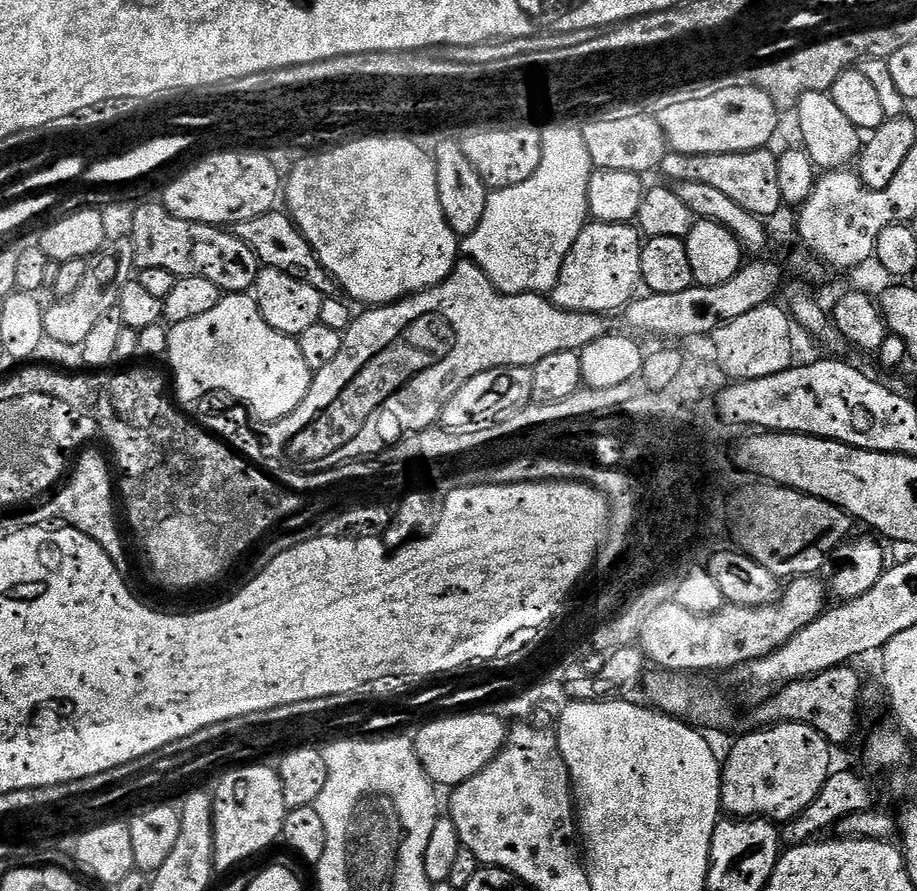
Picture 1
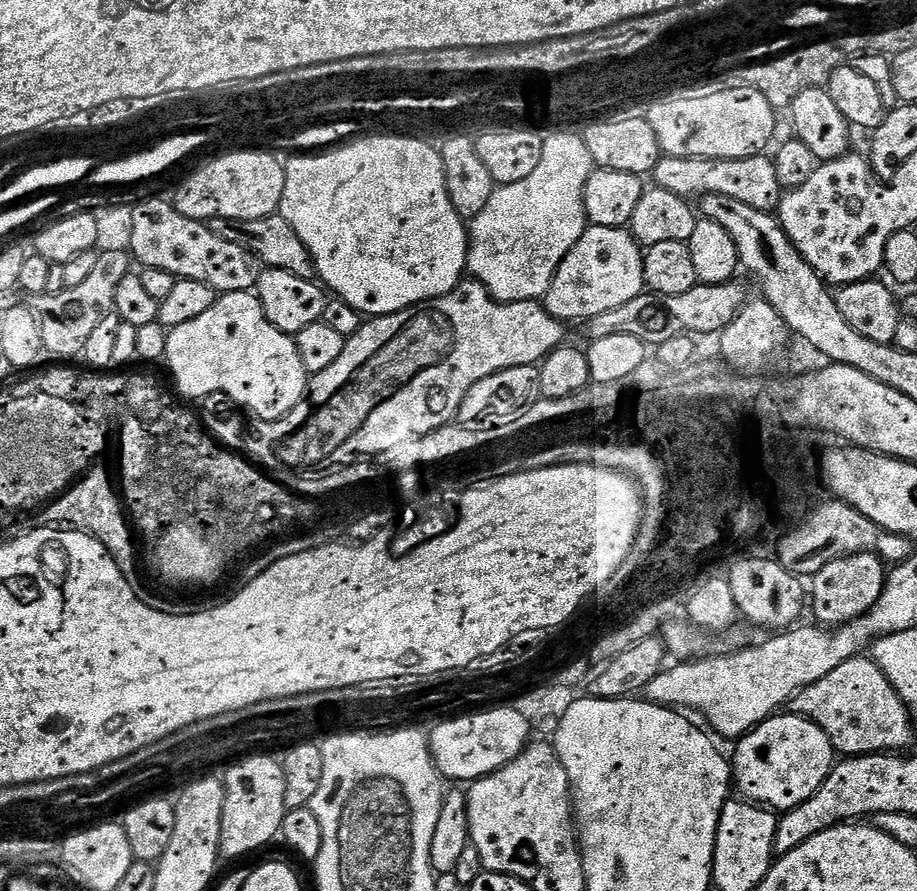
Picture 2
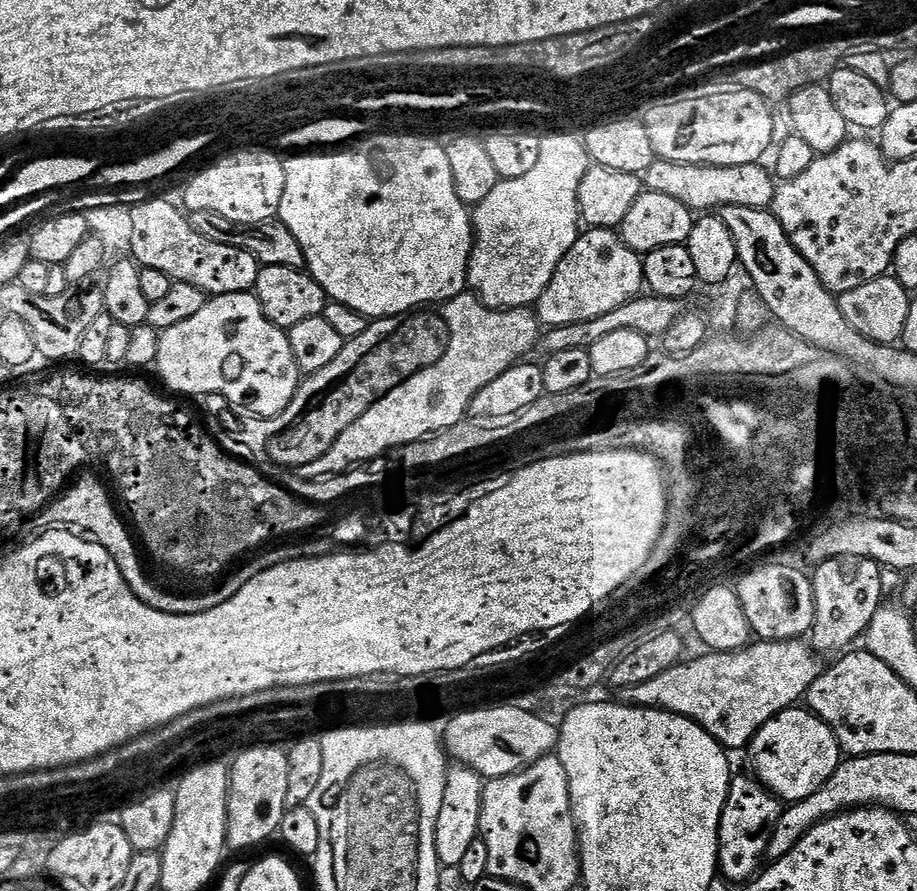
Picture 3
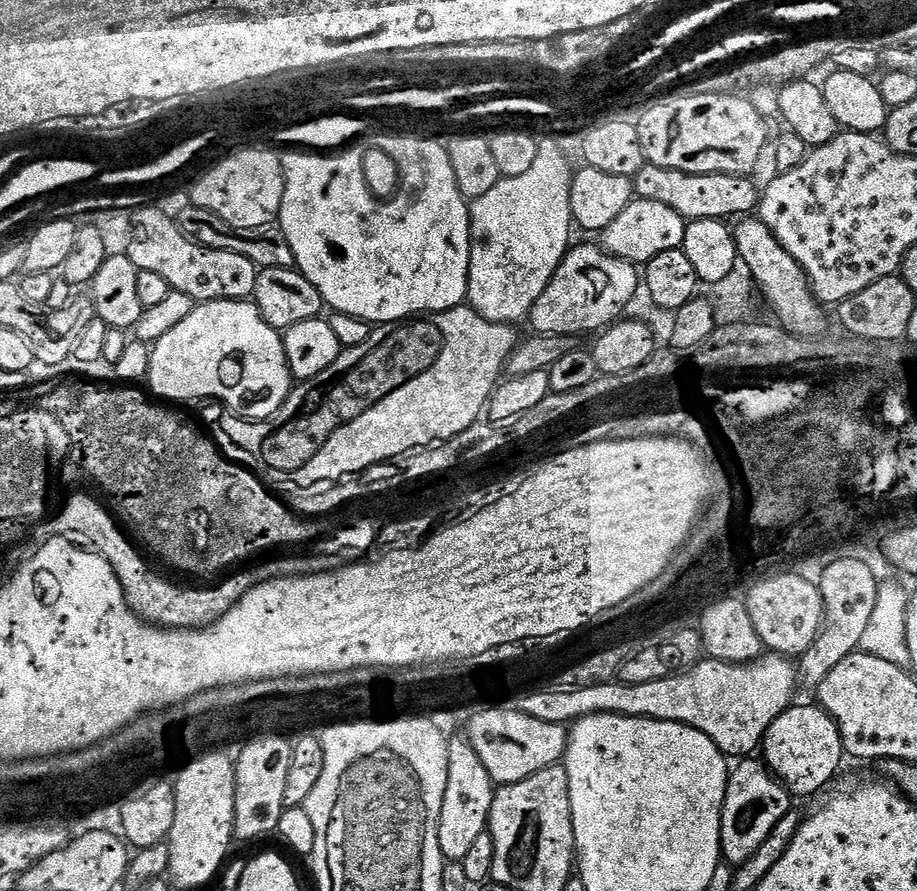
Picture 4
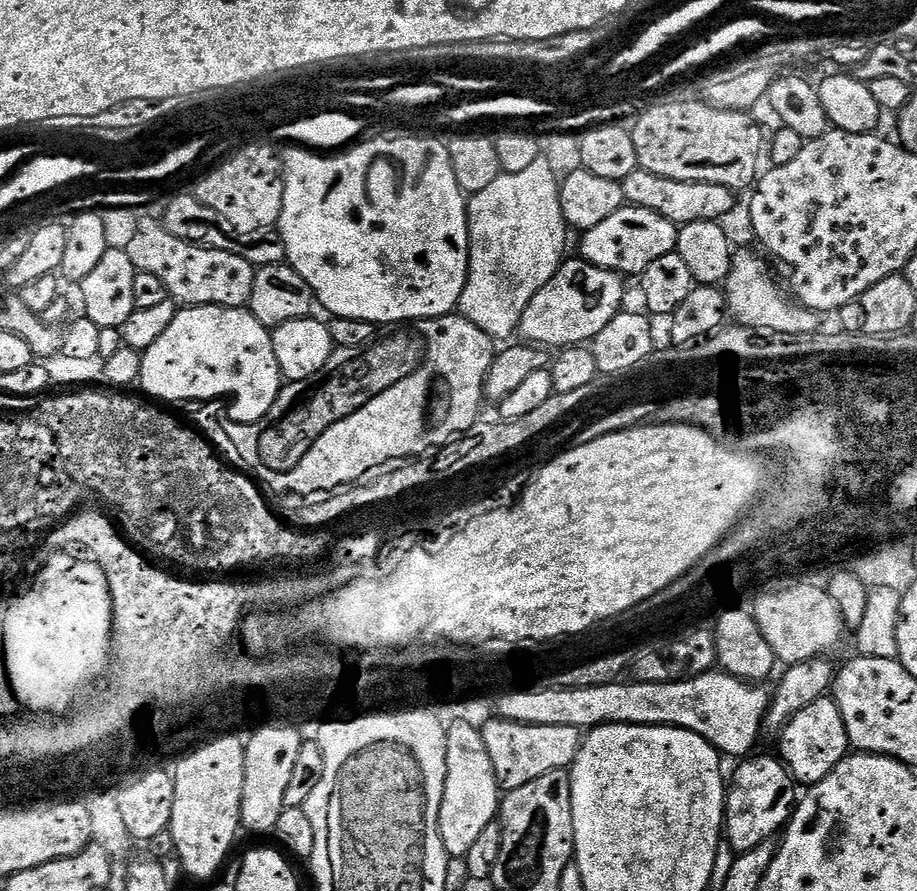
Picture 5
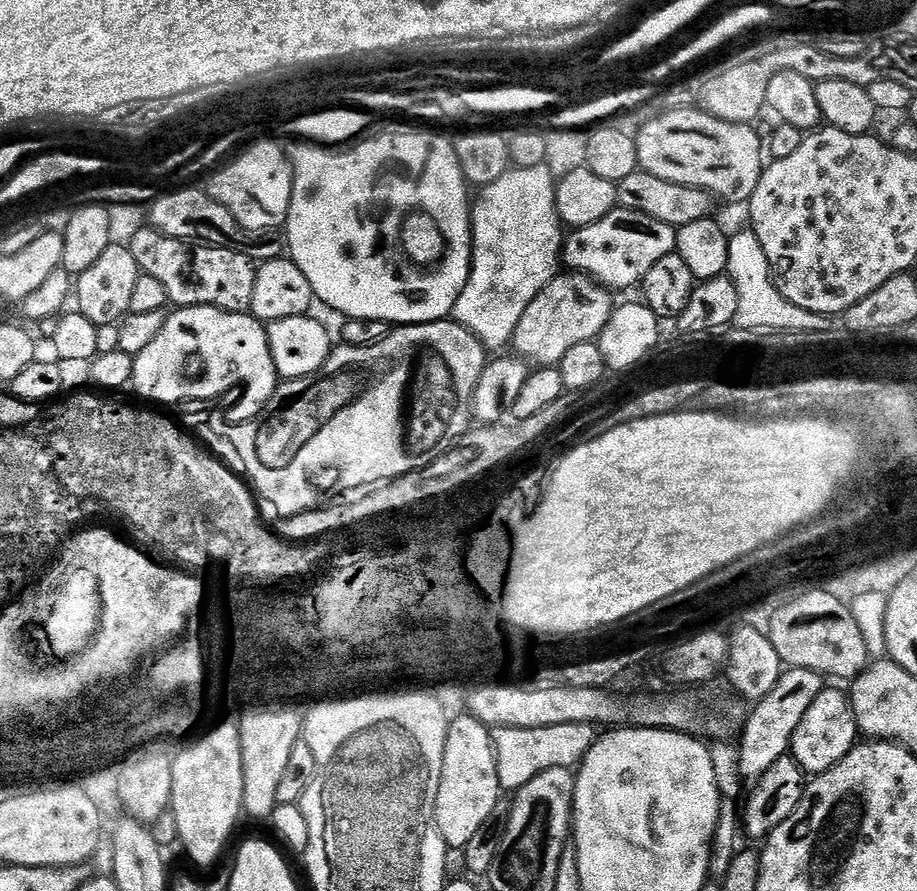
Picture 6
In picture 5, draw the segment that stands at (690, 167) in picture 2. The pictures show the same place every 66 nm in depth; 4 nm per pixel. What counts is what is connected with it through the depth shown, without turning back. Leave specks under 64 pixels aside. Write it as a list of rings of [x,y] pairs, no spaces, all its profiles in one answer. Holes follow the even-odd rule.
[[[638,167],[622,182],[624,198],[631,207],[654,210],[654,214],[662,214],[670,222],[678,226],[703,220],[723,221],[736,208],[737,193],[726,186],[718,186],[714,182],[682,182],[674,178],[662,178],[658,174],[650,174],[645,168]]]

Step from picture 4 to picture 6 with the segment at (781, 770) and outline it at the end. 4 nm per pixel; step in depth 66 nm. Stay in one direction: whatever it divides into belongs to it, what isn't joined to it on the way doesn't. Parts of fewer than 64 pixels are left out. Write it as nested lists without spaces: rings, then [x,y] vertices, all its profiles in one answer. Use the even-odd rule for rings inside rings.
[[[828,686],[822,694],[818,694],[818,698],[814,698],[814,706],[806,710],[806,718],[798,722],[790,755],[805,773],[819,774],[842,762],[842,758],[846,758],[846,754],[851,748],[856,747],[857,743],[858,729],[852,713],[851,699],[845,693],[843,696],[838,689]]]

